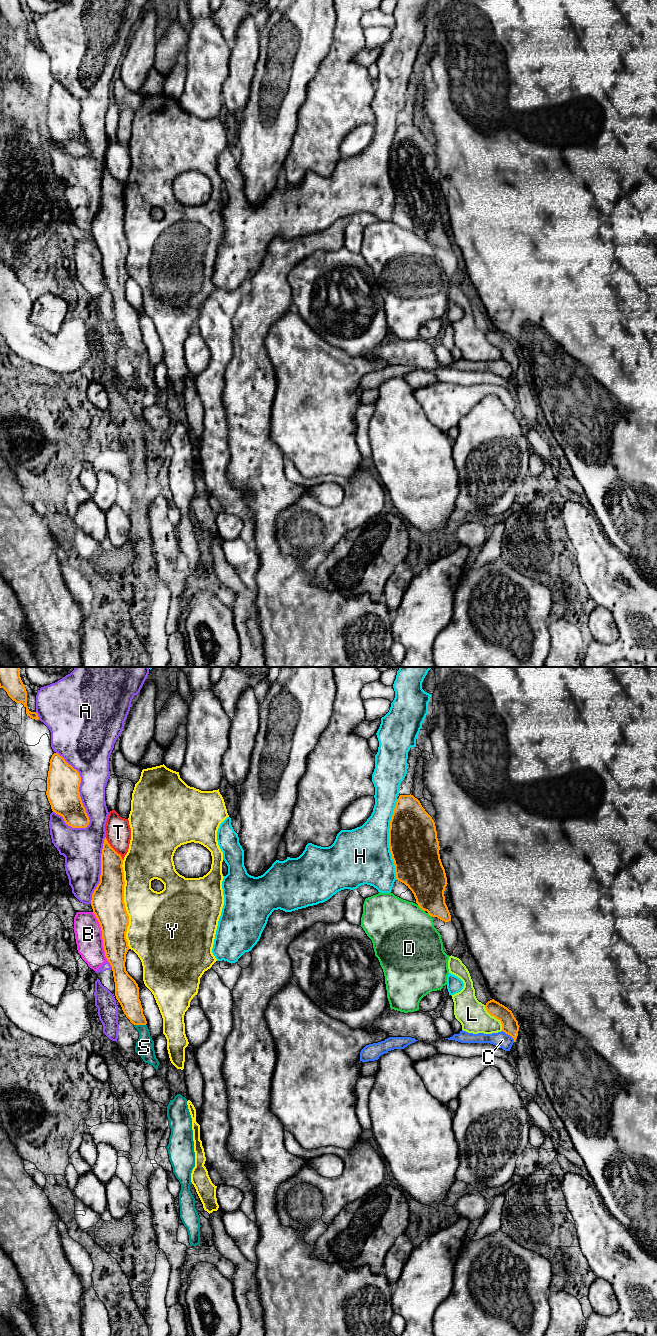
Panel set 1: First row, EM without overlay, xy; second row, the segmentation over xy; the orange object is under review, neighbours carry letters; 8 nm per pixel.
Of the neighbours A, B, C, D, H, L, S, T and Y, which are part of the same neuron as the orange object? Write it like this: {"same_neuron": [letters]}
{"same_neuron": []}

